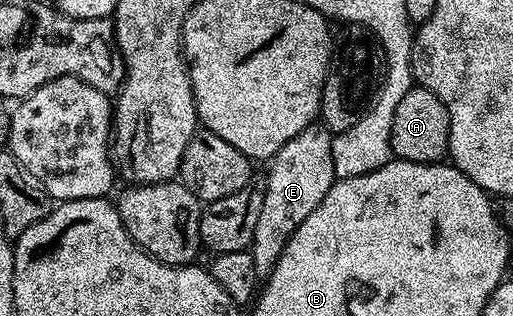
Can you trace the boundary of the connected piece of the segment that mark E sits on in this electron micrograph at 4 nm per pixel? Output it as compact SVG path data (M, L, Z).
M313 122L306 130L294 134L282 150L274 155L268 168L268 188L263 189L262 210L258 214L258 226L254 226L254 238L250 249L254 258L257 277L267 278L274 270L286 242L306 222L306 217L326 198L330 186L337 179L332 157L333 133L324 124Z

